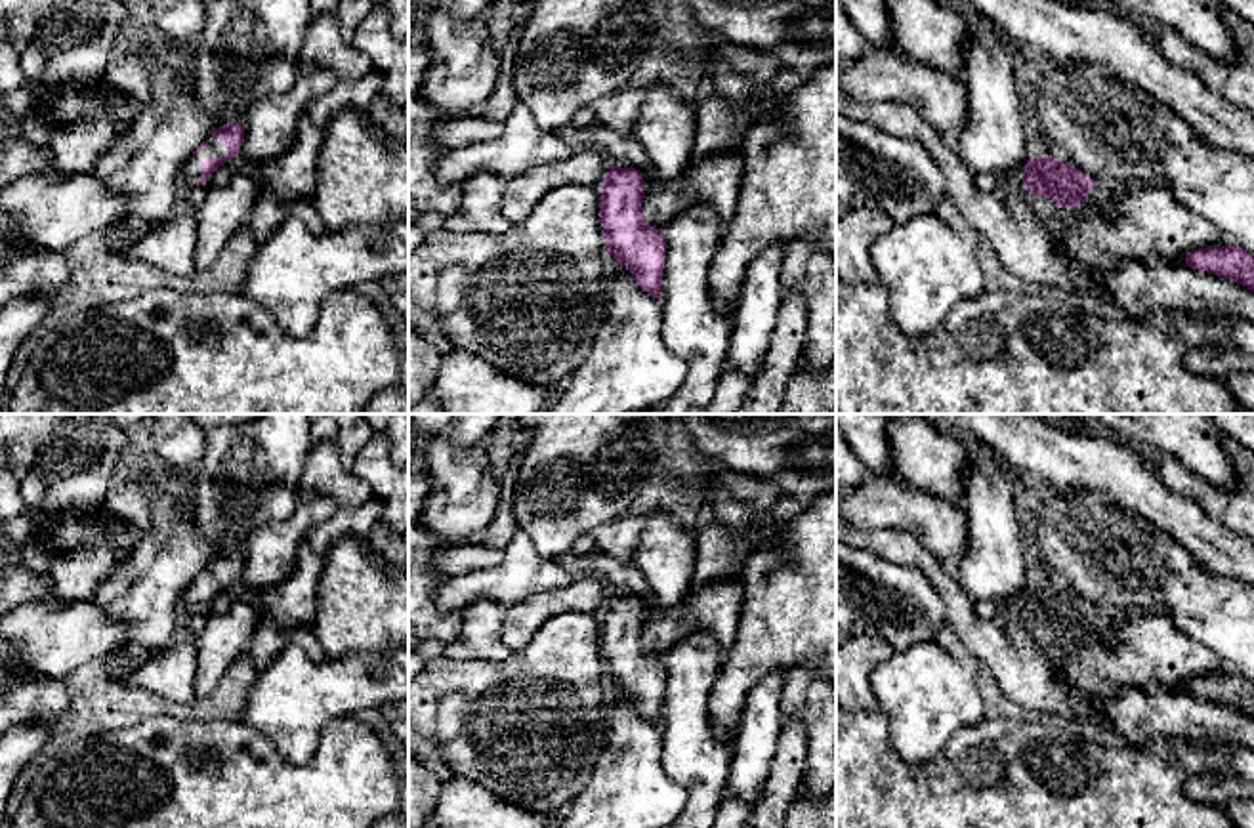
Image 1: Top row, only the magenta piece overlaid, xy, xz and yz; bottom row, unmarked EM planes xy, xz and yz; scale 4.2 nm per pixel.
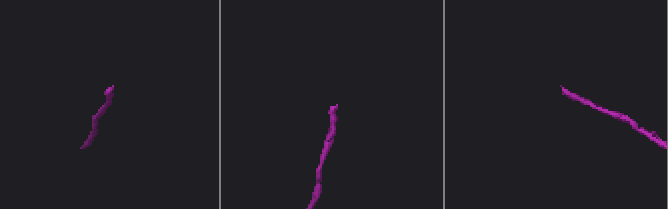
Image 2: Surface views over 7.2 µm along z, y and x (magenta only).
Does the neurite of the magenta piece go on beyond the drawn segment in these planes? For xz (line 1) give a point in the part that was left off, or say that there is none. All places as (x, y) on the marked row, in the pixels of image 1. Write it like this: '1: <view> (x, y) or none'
1: none

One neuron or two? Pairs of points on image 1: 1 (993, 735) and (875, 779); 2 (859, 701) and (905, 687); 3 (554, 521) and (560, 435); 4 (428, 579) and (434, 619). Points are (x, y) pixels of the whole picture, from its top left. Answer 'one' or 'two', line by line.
1: one
2: two
3: one
4: one

